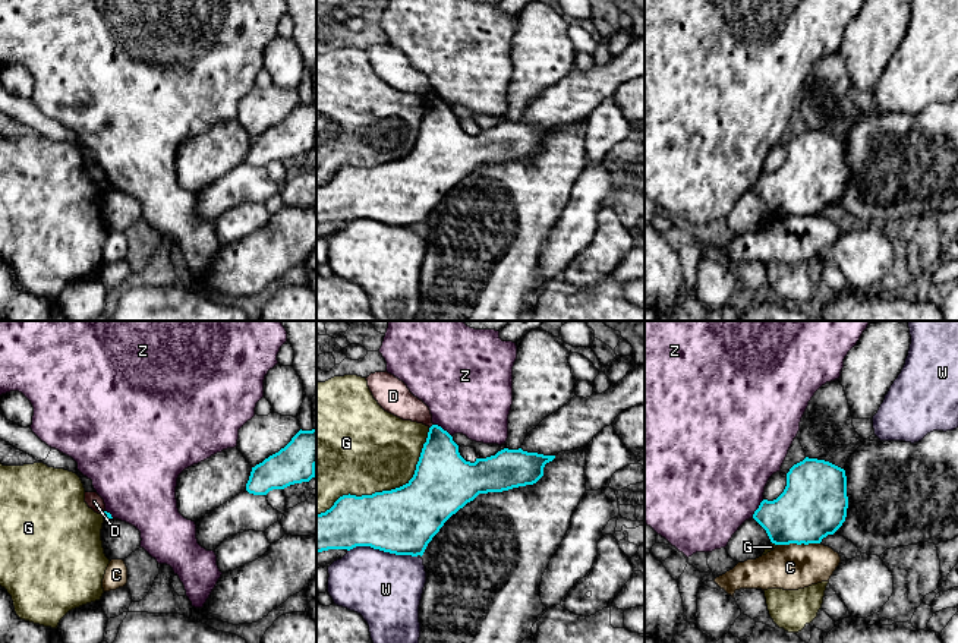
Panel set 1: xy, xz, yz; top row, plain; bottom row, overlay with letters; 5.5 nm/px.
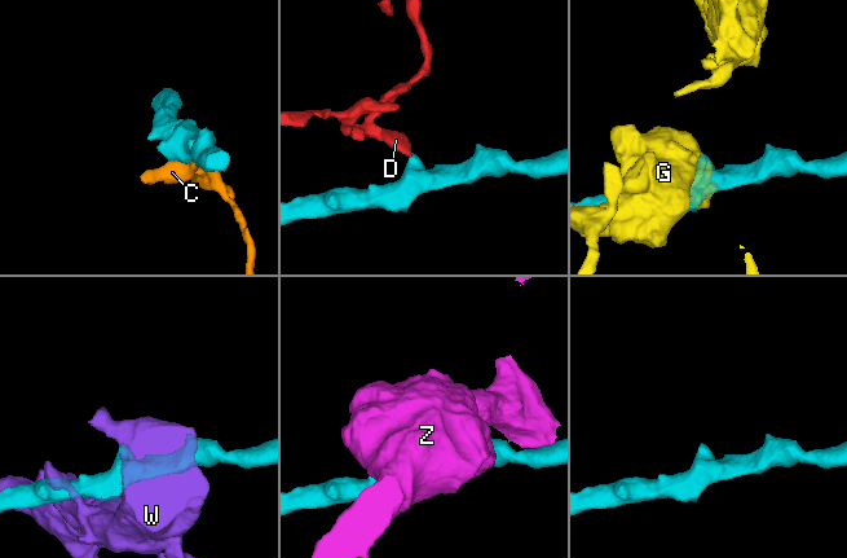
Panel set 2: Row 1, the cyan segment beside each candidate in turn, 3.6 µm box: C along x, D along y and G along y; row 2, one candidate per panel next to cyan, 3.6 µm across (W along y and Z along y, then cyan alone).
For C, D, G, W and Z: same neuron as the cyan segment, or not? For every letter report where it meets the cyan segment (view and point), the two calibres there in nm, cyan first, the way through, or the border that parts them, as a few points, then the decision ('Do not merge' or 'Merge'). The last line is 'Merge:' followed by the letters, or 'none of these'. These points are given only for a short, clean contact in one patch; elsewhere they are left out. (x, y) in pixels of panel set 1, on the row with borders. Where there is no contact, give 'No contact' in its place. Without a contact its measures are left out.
C: Touches cyan at yz (799, 544). Thickness 360 nm (cyan) against 260 nm. Do not merge
D: Touches cyan at xz (431, 426). Thickness 280 nm (cyan) against 170 nm. Boundary: xz (432, 424), (429, 428). Do not merge
G: Touches cyan at xz (388, 491). Thickness 360 nm (cyan) against 460 nm. Do not merge
W: Touches cyan at xz (383, 549). Thickness 360 nm (cyan) against 400 nm. Do not merge
Z: Touches cyan at xz (441, 428). Thickness 300 nm (cyan) against 460 nm. Do not merge
Merge: none of these

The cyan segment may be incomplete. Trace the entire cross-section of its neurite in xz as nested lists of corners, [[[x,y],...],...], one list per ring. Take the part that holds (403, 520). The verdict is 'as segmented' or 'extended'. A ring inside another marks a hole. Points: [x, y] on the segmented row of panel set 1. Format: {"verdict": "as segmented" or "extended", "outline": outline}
{"verdict": "as segmented", "outline": [[[432,425],[413,477],[403,486],[372,495],[343,495],[325,513],[316,514],[316,552],[371,546],[396,555],[423,555],[444,523],[479,494],[533,485],[555,456],[504,448],[495,456],[466,461],[453,436]]]}

